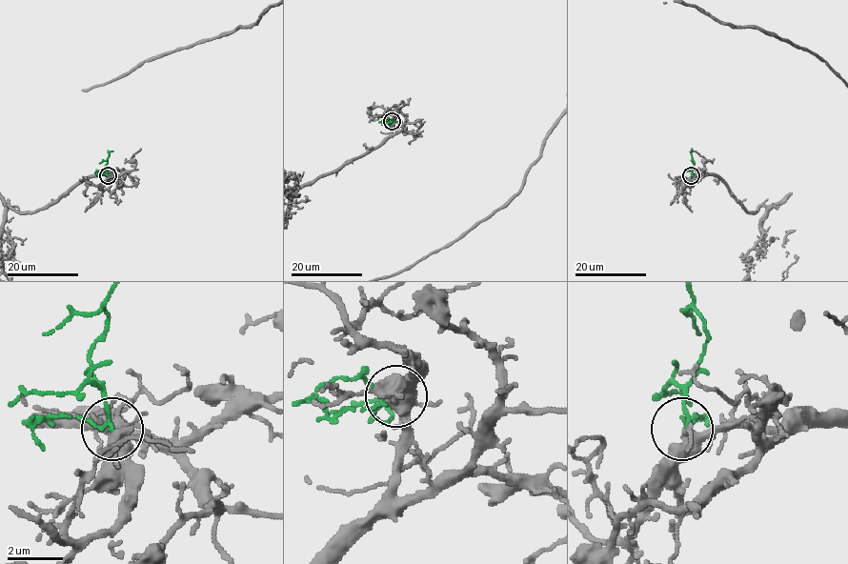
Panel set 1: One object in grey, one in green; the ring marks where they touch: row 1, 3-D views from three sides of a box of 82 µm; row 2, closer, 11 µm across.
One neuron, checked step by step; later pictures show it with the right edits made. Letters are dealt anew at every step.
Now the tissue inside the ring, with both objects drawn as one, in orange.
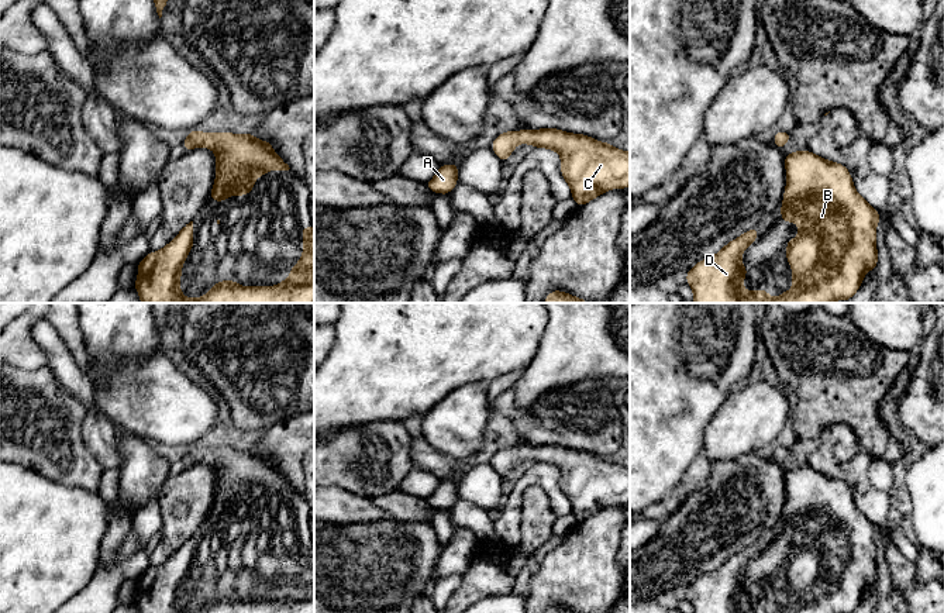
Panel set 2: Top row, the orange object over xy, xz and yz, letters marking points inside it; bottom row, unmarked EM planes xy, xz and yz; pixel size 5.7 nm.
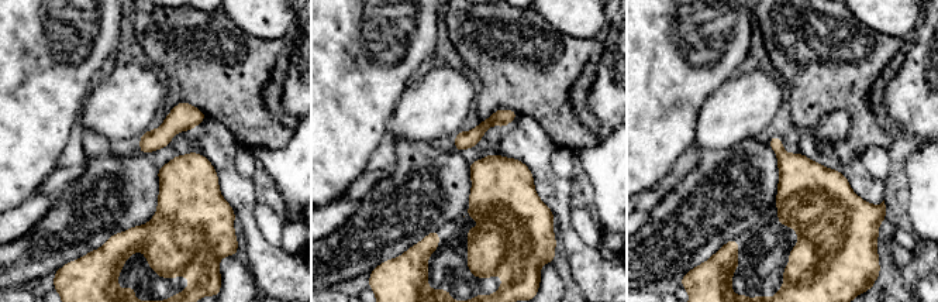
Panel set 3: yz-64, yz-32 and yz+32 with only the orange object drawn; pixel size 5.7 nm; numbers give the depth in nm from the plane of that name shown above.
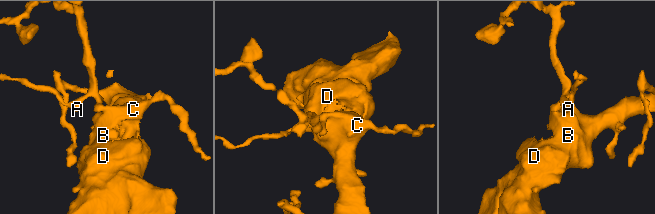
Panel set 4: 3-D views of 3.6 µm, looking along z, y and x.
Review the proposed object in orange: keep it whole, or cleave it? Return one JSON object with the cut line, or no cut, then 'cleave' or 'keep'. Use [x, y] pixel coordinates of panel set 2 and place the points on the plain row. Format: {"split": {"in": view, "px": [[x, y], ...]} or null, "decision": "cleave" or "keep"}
{"split": null, "decision": "keep"}

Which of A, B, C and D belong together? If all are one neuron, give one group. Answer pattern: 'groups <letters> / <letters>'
groups A B C D

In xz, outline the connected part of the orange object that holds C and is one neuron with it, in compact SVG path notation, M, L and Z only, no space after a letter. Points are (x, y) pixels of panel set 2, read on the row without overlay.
M538 444L504 447L495 454L490 464L506 478L521 458L559 469L561 490L578 523L611 504L630 502L630 468L610 458L558 444Z

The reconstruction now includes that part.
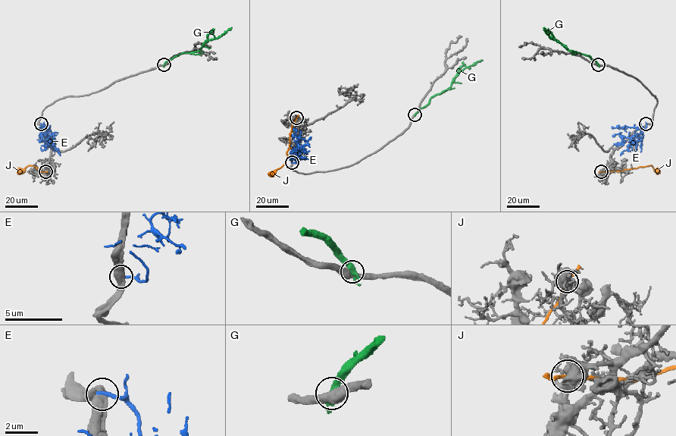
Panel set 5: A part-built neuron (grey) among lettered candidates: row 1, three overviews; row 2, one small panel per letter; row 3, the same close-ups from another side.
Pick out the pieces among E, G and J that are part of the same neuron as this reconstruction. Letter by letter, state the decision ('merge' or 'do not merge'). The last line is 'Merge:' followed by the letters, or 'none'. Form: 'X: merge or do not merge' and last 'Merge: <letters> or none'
E: do not merge
G: do not merge
J: do not merge
Merge: none

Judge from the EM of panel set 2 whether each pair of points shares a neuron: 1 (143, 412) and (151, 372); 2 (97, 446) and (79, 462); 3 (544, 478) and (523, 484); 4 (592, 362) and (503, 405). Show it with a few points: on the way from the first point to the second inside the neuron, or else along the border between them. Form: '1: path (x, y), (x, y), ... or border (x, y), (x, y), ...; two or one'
1: path (150, 402), (151, 382); one
2: border (82, 420), (83, 444), (104, 468); two
3: path (538, 478), (529, 479); one
4: border (512, 389), (519, 410), (529, 410), (548, 392); two

